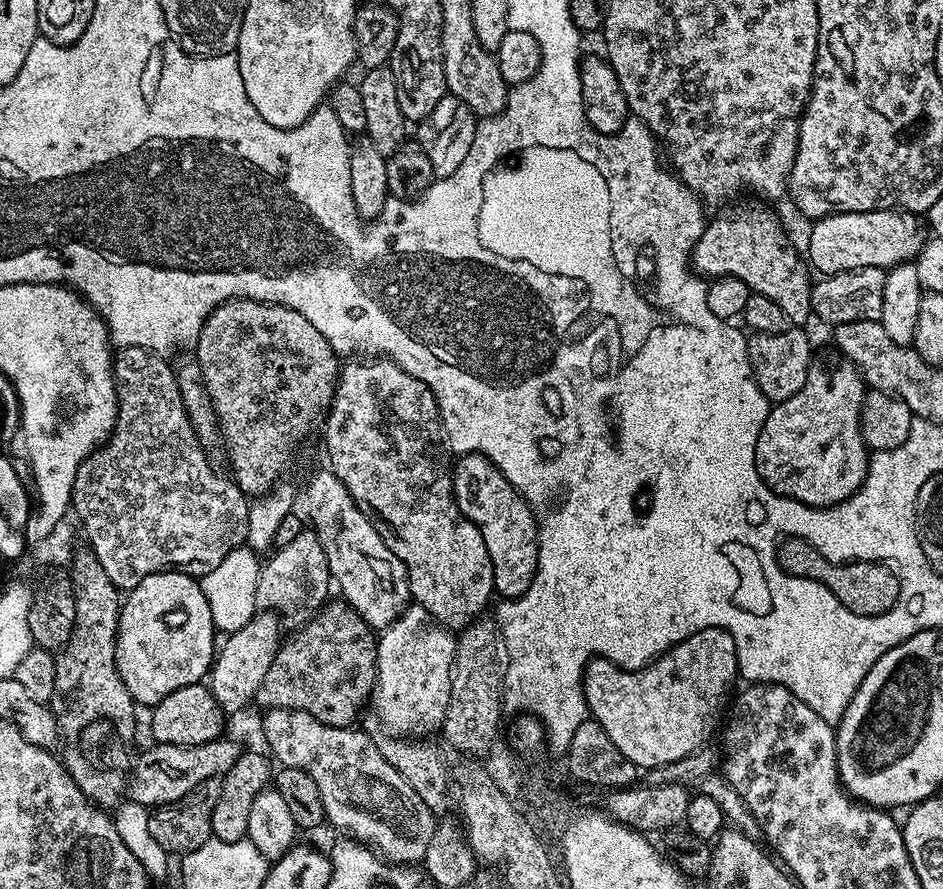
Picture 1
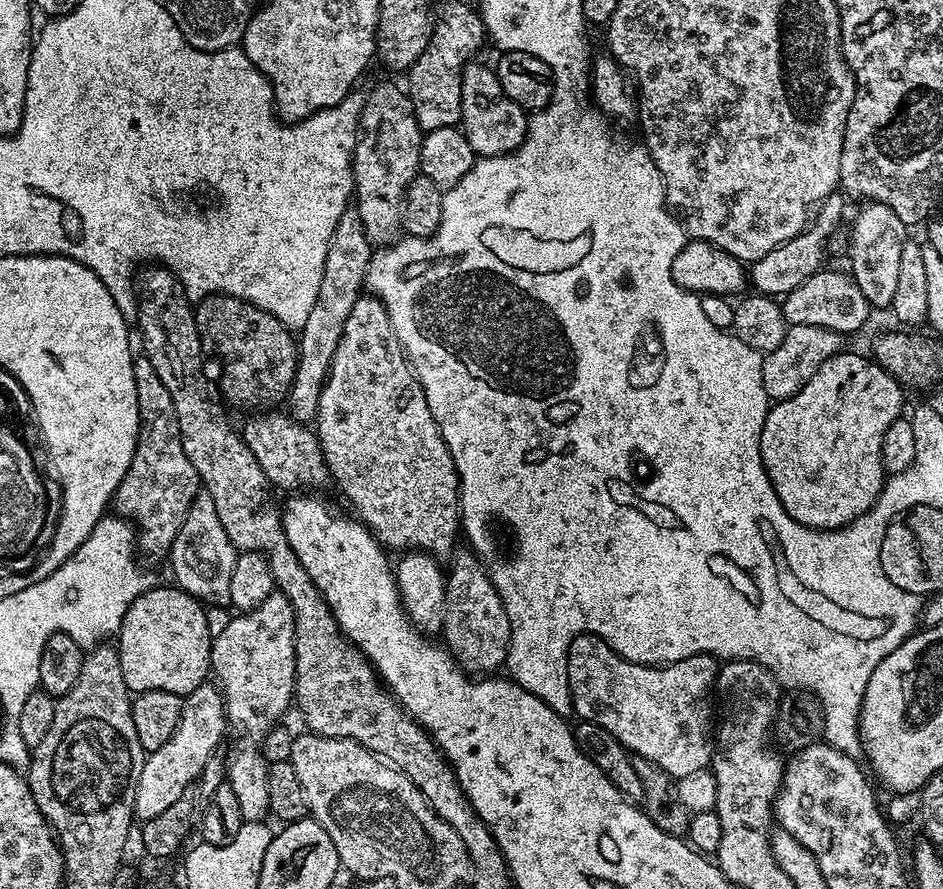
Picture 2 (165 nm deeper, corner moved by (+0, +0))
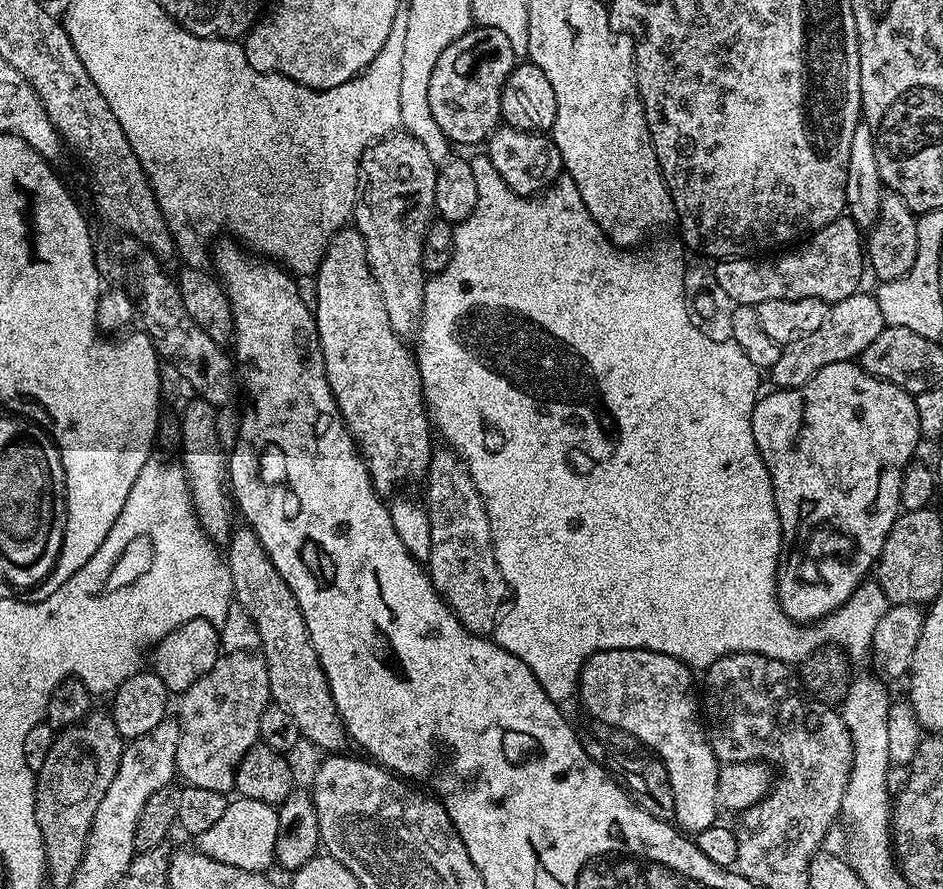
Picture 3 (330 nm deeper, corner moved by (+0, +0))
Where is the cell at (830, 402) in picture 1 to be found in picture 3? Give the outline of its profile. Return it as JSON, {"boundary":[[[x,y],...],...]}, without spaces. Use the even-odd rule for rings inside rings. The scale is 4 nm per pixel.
{"boundary":[[[843,360],[834,362],[830,366],[822,366],[822,370],[818,370],[818,374],[814,374],[814,378],[810,378],[810,382],[802,386],[772,390],[769,396],[761,395],[756,401],[756,409],[752,415],[752,429],[762,462],[772,479],[774,502],[780,519],[780,559],[776,561],[776,597],[780,609],[797,624],[810,624],[823,620],[825,616],[841,608],[850,598],[850,594],[854,594],[859,584],[865,583],[867,576],[864,575],[867,572],[869,575],[875,569],[882,554],[884,540],[890,534],[897,516],[902,511],[900,506],[902,474],[917,455],[916,447],[922,444],[916,401],[913,393],[872,376],[869,372],[865,372],[859,363]]]}

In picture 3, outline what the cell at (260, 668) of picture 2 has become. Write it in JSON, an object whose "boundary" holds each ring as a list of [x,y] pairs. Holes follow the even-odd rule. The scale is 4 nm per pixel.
{"boundary":[[[229,652],[221,655],[219,660],[214,662],[214,666],[206,674],[202,674],[202,678],[198,678],[198,682],[194,682],[194,686],[190,686],[179,697],[180,700],[180,716],[178,715],[178,723],[180,725],[180,737],[178,738],[178,754],[176,755],[176,770],[179,779],[184,779],[185,785],[193,788],[201,788],[202,790],[214,790],[225,794],[231,793],[236,786],[236,768],[242,762],[242,758],[249,752],[254,745],[261,739],[260,723],[264,720],[264,711],[270,708],[270,674],[268,667],[264,661],[263,655],[256,652]]]}

